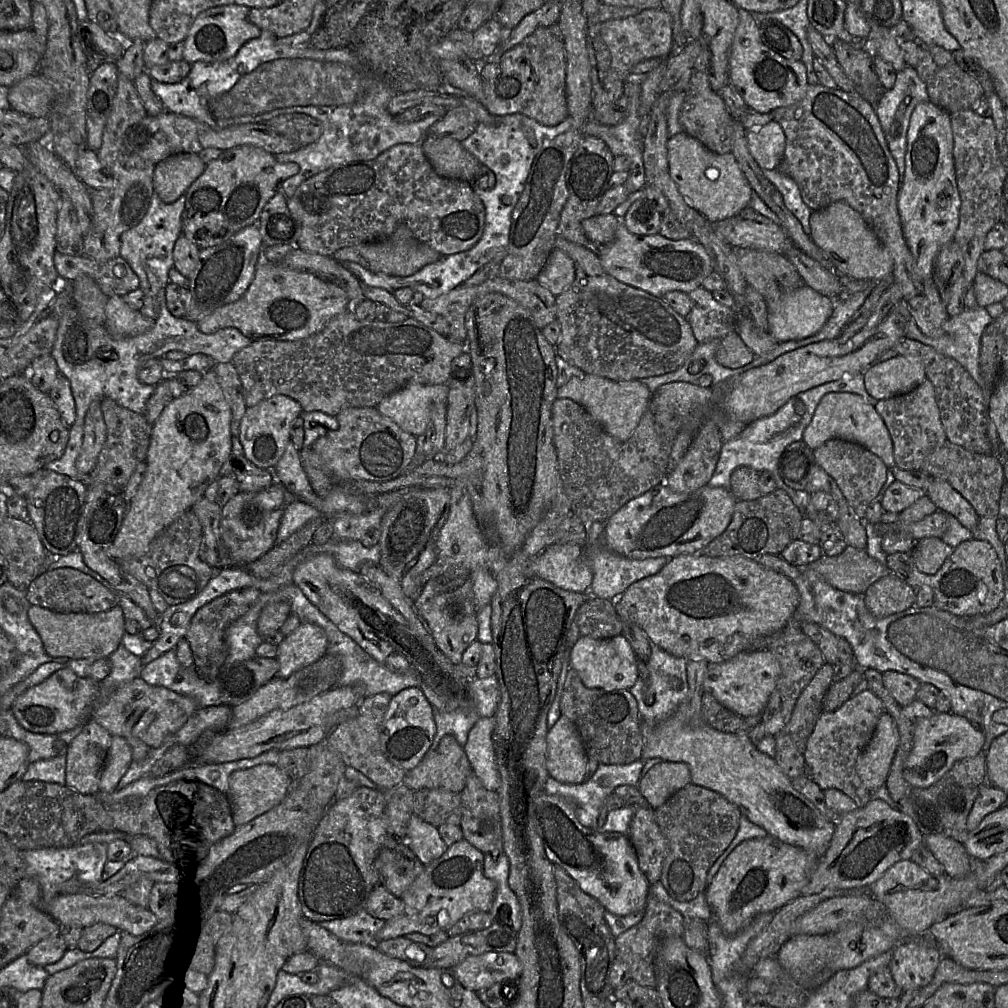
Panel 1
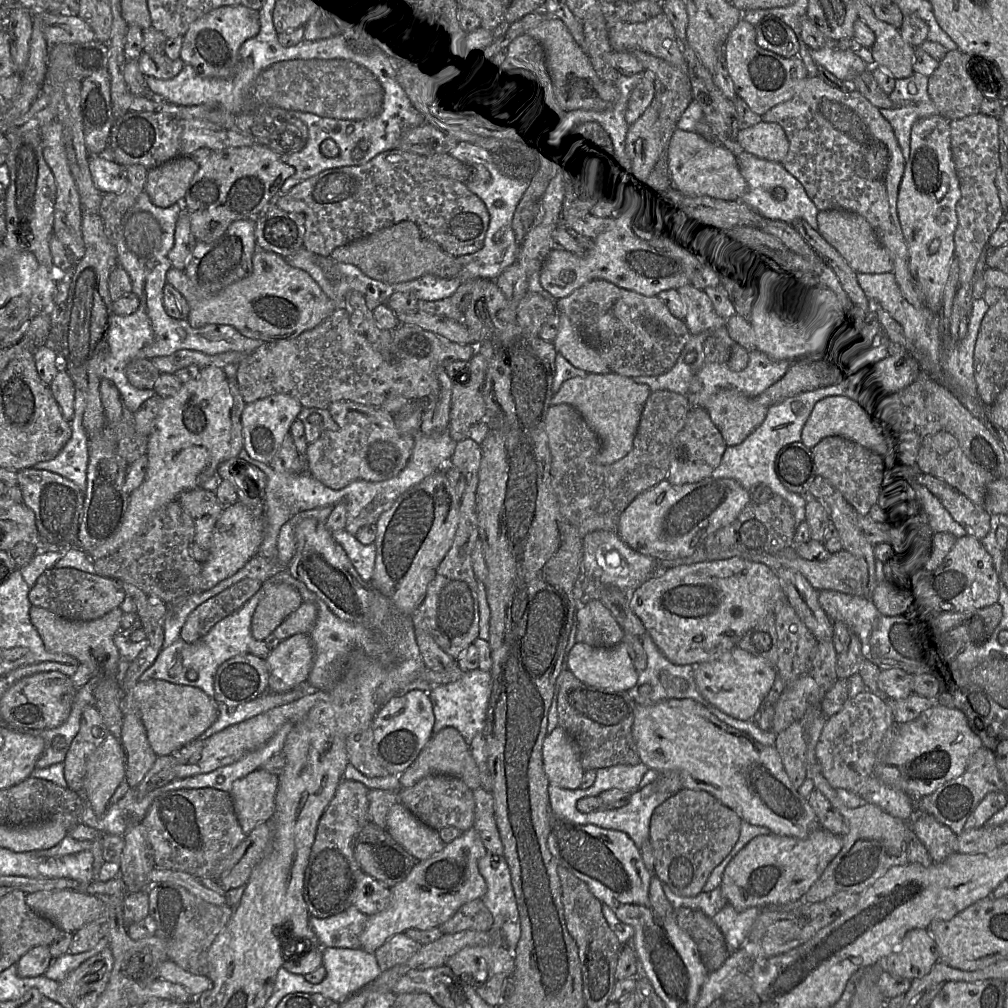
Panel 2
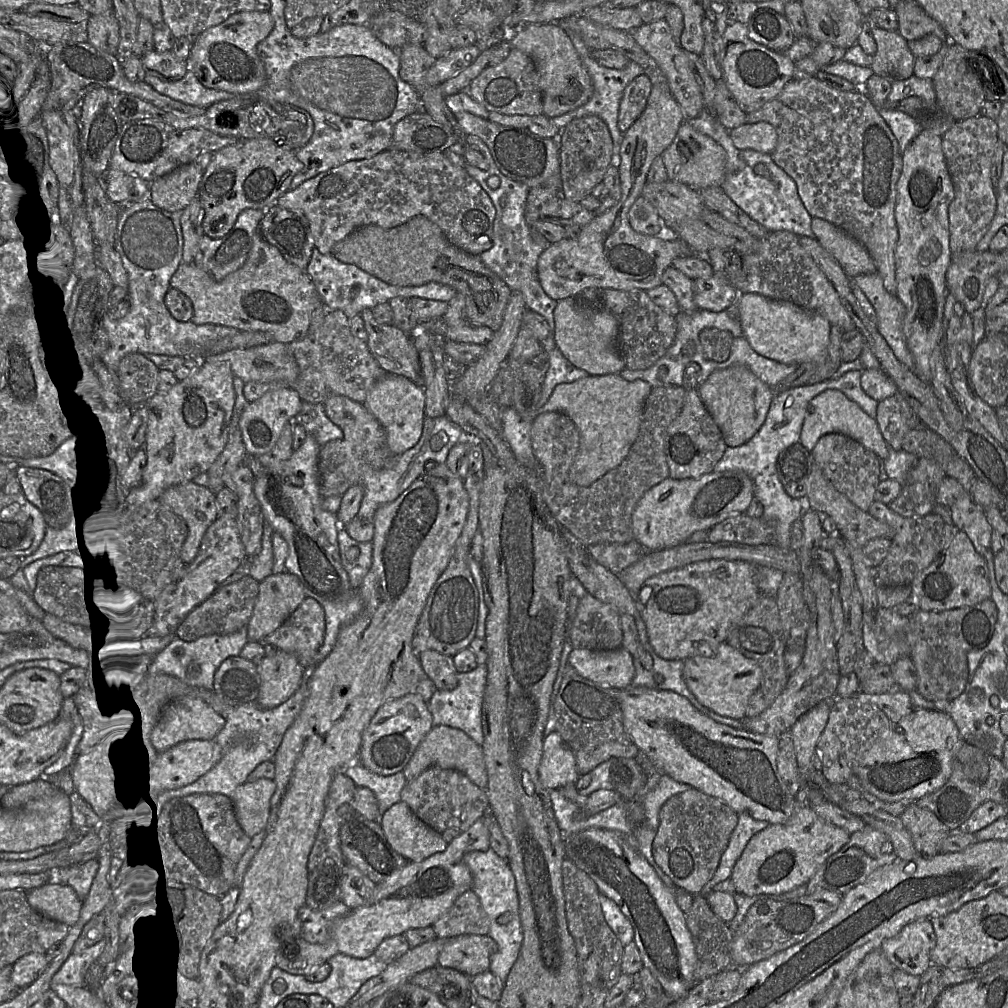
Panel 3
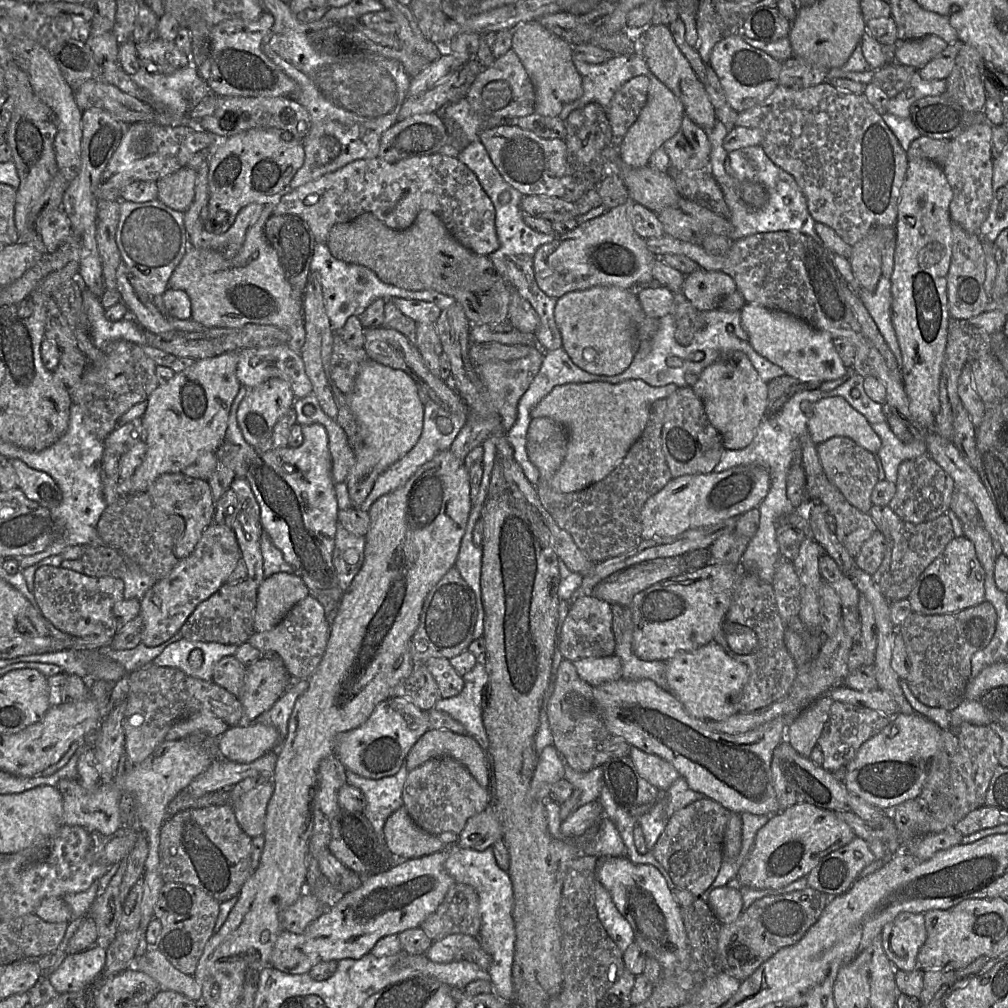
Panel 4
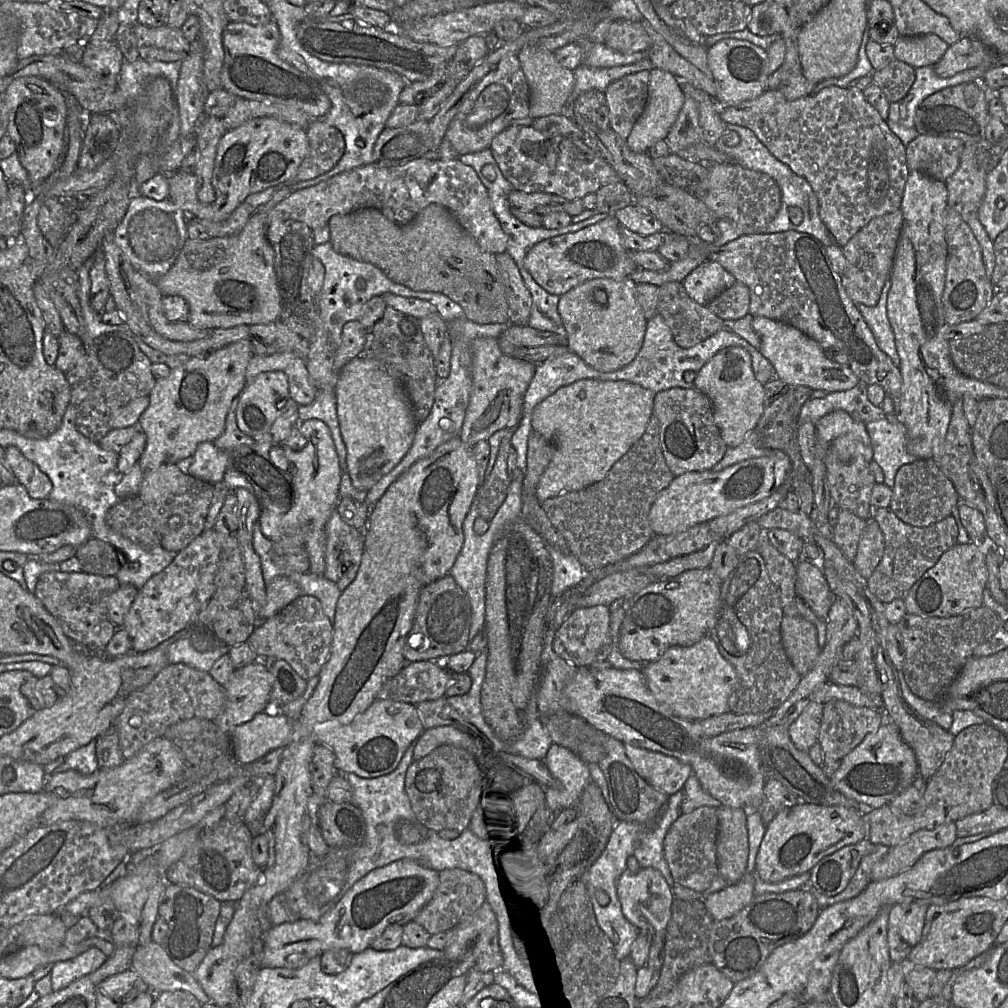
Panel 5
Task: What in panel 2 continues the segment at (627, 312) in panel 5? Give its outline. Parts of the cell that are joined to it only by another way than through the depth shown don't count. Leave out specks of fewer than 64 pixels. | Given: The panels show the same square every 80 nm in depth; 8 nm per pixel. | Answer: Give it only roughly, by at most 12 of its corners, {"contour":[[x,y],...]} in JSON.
{"contour":[[558,314],[556,352],[587,374],[612,373],[569,318]]}

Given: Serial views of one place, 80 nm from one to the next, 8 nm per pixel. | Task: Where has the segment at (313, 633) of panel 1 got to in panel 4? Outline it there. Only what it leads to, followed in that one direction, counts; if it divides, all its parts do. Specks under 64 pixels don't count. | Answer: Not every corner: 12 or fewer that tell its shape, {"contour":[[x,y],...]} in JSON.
{"contour":[[282,659],[247,666],[244,718],[270,710],[292,680]]}

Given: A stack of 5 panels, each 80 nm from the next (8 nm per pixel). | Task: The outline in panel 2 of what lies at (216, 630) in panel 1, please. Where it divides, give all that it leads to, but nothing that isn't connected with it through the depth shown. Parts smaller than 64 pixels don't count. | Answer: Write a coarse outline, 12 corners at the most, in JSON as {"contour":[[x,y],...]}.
{"contour":[[245,578],[199,605],[180,639],[196,642],[262,587]]}

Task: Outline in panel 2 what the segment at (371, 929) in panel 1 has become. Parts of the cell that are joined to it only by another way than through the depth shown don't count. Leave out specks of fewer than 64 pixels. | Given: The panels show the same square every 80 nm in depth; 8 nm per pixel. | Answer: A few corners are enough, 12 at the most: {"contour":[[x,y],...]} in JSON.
{"contour":[[354,905],[309,917],[323,948],[362,949],[368,916]]}

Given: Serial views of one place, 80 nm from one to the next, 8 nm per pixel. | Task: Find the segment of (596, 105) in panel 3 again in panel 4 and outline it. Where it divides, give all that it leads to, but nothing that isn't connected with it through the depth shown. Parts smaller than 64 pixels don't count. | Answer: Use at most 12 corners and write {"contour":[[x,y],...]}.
{"contour":[[638,50],[602,64],[574,60],[583,95],[565,105],[598,103],[607,113],[615,92],[628,80],[650,73]]}

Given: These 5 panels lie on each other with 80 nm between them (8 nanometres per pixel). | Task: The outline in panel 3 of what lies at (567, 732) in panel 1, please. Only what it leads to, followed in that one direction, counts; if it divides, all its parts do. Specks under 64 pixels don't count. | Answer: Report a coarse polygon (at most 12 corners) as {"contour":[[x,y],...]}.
{"contour":[[556,731],[544,740],[538,772],[549,791],[580,777]]}

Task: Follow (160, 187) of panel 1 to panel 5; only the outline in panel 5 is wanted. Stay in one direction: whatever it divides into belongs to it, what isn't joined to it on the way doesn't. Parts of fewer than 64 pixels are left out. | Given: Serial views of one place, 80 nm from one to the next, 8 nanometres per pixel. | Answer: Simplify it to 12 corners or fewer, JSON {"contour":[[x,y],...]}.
{"contour":[[176,170],[167,174],[169,196],[196,217],[197,178]]}

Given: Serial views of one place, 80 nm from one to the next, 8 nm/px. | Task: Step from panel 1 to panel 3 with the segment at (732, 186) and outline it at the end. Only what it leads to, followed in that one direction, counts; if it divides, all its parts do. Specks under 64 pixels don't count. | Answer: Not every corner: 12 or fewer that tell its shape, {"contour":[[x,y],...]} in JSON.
{"contour":[[686,120],[662,154],[669,180],[721,186],[727,154]]}

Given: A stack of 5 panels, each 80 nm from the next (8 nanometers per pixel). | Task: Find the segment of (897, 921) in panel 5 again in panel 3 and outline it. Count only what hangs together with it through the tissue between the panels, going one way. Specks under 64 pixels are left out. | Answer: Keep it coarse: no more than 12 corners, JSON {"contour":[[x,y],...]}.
{"contour":[[930,920],[906,924],[880,948],[895,969],[921,976],[935,943]]}

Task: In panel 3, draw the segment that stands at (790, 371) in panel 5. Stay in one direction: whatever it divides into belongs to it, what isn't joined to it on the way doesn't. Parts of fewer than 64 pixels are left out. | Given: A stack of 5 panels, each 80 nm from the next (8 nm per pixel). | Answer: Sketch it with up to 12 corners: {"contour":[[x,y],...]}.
{"contour":[[755,293],[735,306],[761,356],[800,365],[826,355],[821,314]]}

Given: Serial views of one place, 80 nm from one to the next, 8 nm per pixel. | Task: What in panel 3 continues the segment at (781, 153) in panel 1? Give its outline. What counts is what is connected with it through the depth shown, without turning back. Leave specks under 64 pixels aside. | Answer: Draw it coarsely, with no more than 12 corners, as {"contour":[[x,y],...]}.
{"contour":[[768,122],[730,130],[738,149],[769,155],[778,141]]}

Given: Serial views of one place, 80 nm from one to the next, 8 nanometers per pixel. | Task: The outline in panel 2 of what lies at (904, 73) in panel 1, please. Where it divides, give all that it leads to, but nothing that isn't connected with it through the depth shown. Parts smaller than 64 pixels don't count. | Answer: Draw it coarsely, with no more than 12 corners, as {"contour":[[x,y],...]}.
{"contour":[[929,77],[896,79],[894,108],[879,109],[905,161],[910,134],[921,118],[938,114]]}

